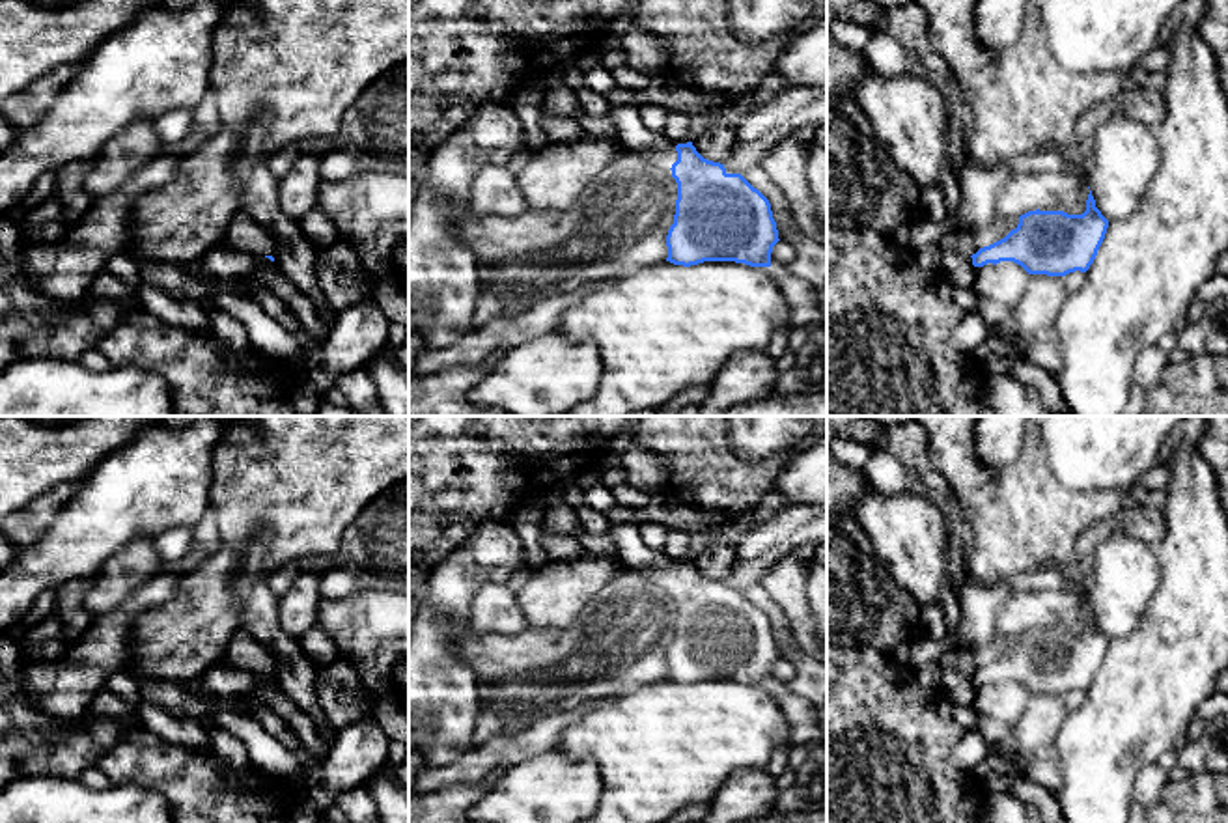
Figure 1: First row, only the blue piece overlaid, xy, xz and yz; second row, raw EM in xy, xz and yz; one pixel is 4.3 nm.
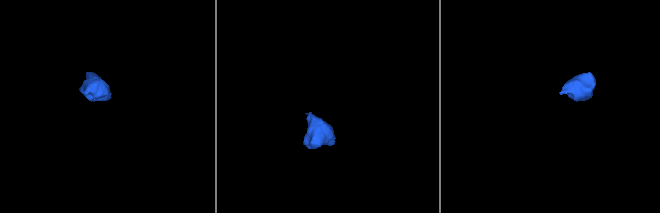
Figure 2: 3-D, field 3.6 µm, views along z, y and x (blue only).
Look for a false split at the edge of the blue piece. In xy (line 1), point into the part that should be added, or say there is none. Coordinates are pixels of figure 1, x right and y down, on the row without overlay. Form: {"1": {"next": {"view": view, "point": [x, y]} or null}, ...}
{"1": {"next": null}}

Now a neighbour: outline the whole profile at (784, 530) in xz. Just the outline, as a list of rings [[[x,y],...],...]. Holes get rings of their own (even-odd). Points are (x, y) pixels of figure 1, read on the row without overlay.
[[[786,506],[756,524],[737,545],[735,564],[724,584],[743,590],[760,582],[765,571],[806,541],[827,541],[827,506]]]

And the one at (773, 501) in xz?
[[[771,489],[761,504],[756,509],[745,513],[741,521],[726,526],[709,526],[692,534],[689,558],[696,558],[717,537],[722,537],[732,547],[735,547],[756,524],[786,506],[791,506],[791,500],[784,493]]]

